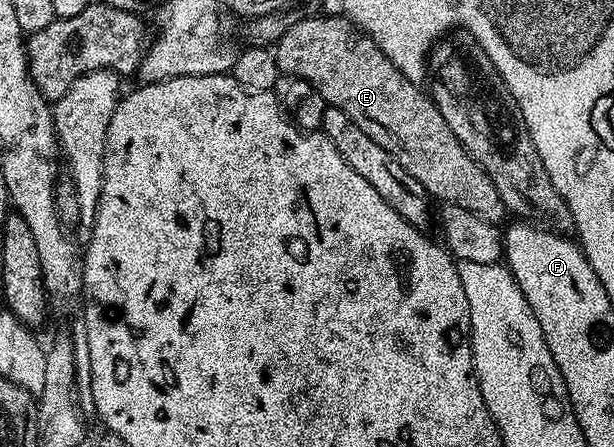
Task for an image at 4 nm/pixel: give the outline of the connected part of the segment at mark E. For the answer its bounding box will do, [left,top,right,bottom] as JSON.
[275,16,507,223]

